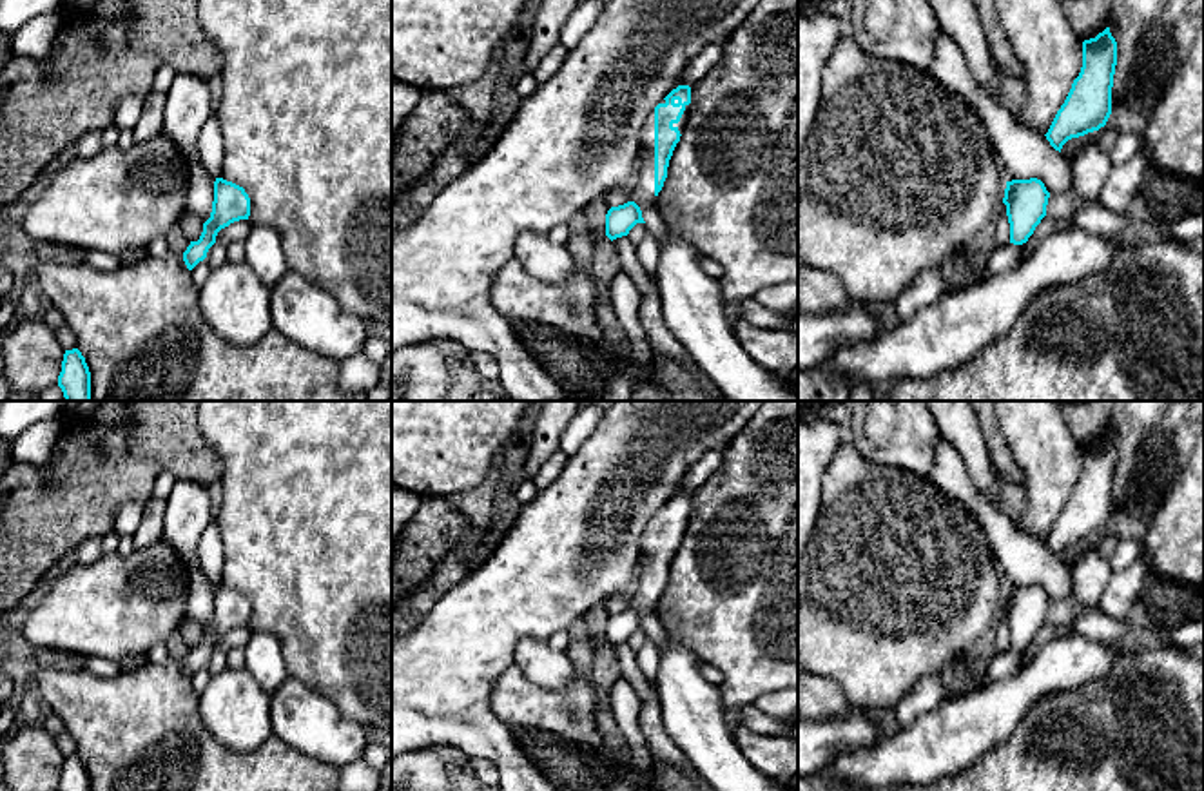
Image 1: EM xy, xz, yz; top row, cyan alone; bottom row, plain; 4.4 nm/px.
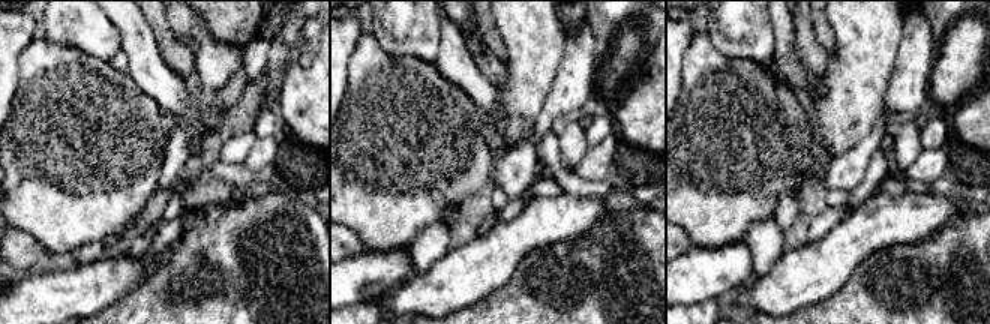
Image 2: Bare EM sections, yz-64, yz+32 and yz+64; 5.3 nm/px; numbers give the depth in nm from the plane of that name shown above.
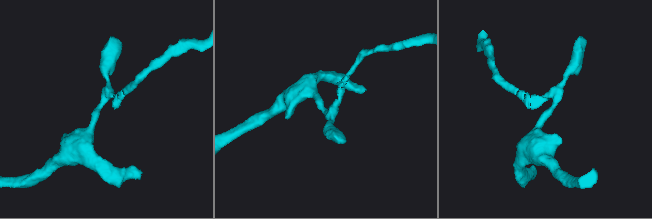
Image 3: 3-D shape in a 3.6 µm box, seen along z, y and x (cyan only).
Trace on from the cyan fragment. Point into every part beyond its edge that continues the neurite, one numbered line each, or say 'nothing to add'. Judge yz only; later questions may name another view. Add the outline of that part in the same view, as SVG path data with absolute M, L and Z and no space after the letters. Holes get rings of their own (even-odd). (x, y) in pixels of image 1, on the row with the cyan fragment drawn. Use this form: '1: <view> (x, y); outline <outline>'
nothing to add

